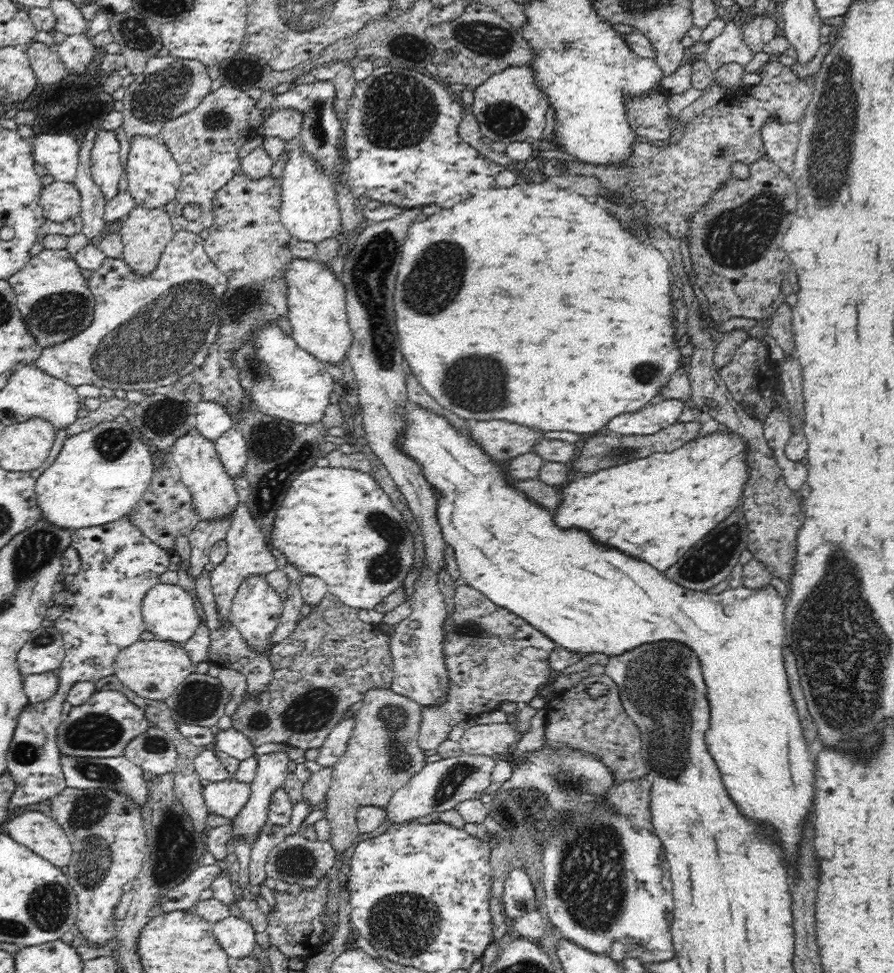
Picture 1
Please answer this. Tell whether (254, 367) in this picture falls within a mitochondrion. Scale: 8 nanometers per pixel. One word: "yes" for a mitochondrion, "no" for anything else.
yes

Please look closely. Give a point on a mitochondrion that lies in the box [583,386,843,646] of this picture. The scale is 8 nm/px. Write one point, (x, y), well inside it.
(712, 558)

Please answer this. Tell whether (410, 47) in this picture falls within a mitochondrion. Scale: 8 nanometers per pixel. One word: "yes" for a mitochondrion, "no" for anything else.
yes

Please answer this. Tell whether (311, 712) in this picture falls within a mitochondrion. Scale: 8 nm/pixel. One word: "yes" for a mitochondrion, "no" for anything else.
yes

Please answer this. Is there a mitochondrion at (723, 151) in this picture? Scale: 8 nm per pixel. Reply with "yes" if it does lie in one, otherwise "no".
yes

